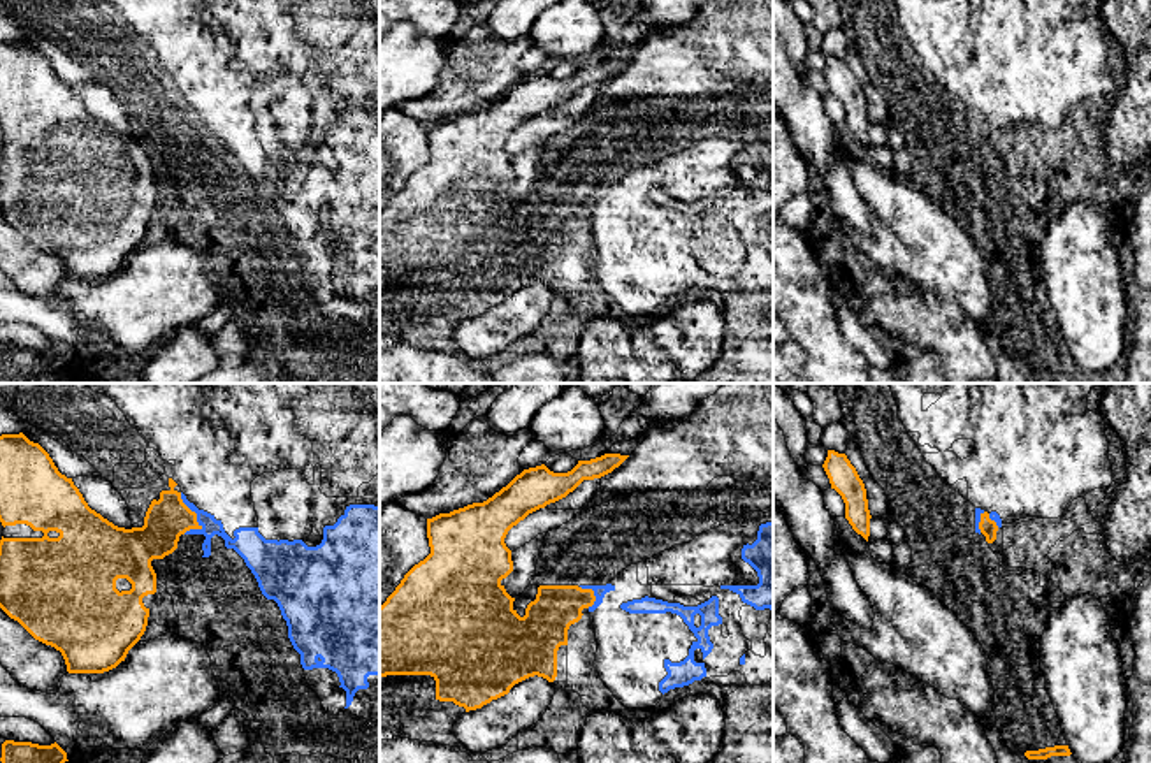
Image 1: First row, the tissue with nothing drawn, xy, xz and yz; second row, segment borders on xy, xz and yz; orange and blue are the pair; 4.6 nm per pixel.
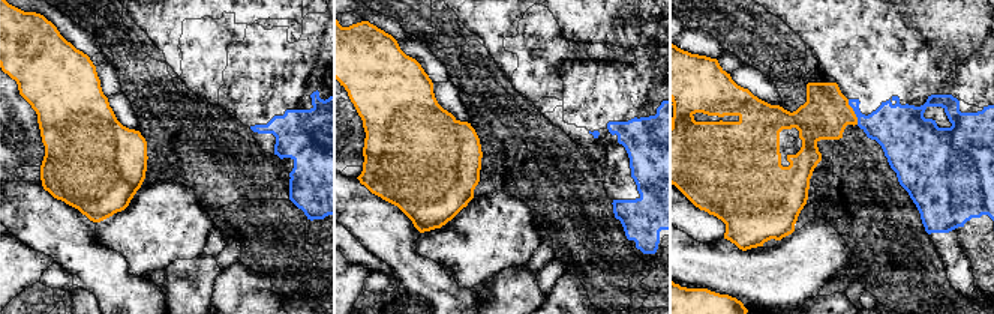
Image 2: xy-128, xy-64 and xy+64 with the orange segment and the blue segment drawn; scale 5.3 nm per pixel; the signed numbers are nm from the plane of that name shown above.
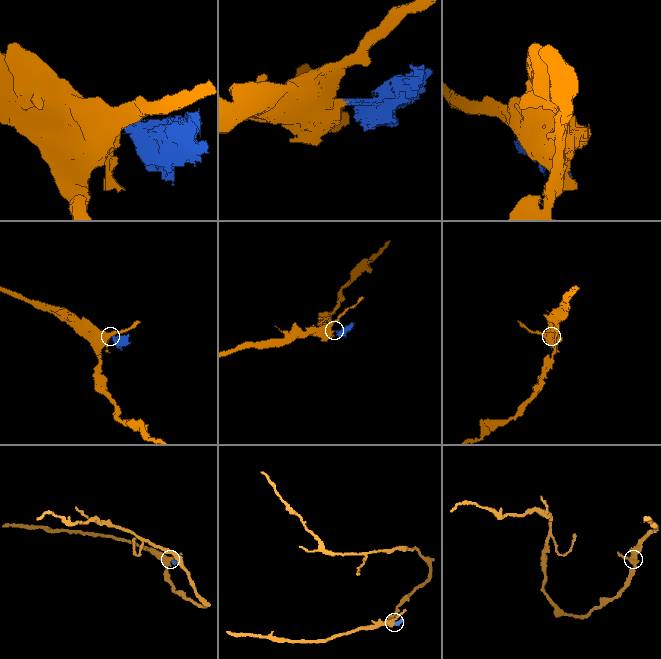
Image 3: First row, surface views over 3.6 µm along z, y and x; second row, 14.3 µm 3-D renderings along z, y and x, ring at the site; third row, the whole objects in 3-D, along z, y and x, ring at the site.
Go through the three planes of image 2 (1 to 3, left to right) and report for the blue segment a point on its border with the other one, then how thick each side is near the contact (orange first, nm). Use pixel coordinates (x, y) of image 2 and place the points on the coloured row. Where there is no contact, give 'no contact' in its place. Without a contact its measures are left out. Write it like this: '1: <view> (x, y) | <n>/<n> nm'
1: no contact
2: no contact
3: xy+64 (853, 111) | 260/260 nm

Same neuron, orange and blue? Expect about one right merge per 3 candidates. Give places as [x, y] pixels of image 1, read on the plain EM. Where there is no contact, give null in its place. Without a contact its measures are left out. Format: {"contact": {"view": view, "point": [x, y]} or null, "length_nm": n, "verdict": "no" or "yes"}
{"contact": {"view": "xy", "point": [194, 118]}, "length_nm": 200, "verdict": "no"}

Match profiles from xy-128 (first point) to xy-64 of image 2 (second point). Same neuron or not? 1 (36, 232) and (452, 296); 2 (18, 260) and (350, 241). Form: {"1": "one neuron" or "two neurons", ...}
{"1": "one neuron", "2": "two neurons"}

